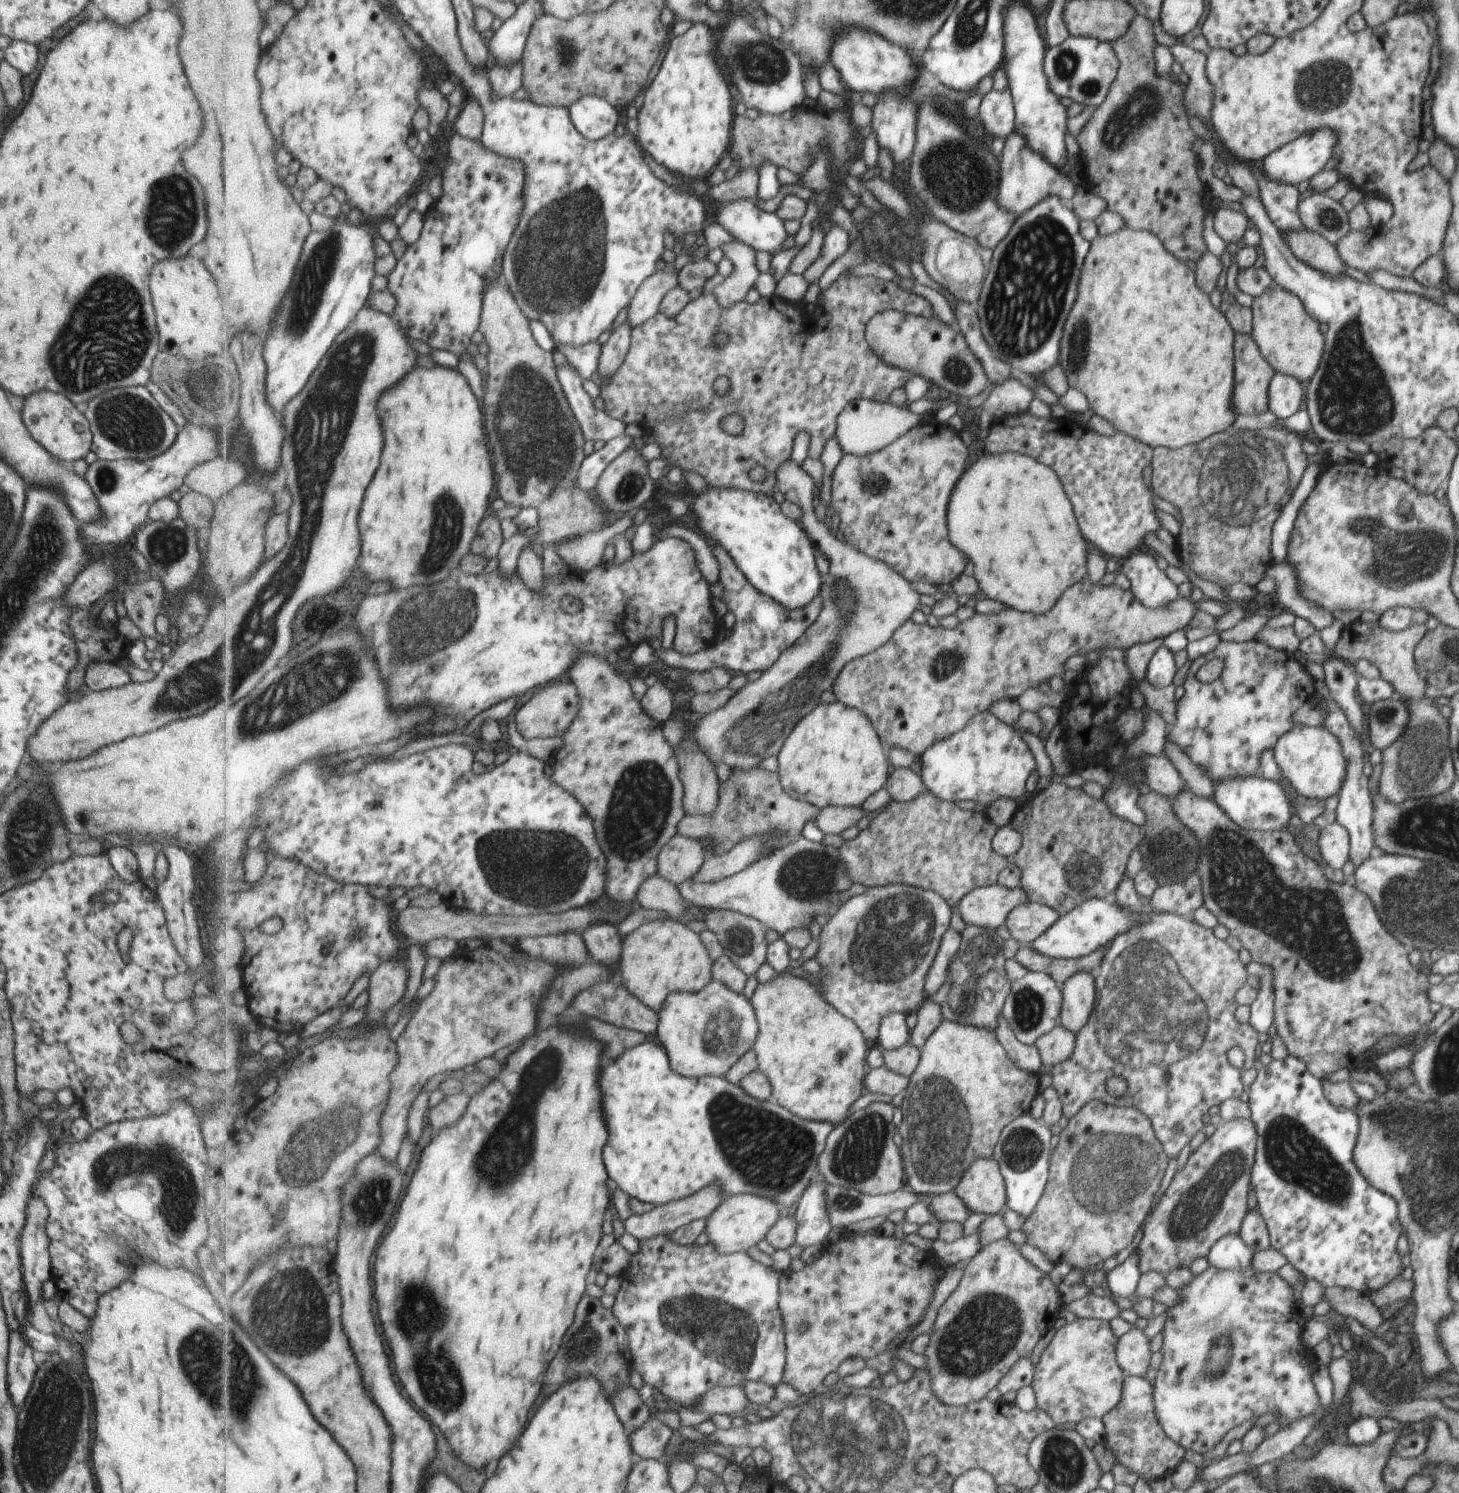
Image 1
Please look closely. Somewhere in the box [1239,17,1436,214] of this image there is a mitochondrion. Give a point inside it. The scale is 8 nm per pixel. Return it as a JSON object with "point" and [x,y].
{"point":[1326,82]}

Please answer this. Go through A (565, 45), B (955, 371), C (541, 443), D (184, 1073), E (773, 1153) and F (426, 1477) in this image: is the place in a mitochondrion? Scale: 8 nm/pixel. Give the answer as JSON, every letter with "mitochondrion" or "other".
{"A":"mitochondrion","B":"mitochondrion","C":"mitochondrion","D":"other","E":"mitochondrion","F":"other"}

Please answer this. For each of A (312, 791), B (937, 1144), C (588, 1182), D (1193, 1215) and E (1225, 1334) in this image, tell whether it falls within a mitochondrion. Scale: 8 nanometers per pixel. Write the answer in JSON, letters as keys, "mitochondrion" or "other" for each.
{"A":"other","B":"mitochondrion","C":"other","D":"mitochondrion","E":"mitochondrion"}

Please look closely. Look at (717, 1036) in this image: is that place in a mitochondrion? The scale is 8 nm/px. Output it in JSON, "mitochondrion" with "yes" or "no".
{"mitochondrion":"yes"}

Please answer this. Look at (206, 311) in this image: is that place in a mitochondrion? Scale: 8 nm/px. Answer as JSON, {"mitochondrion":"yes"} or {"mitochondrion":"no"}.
{"mitochondrion":"no"}

